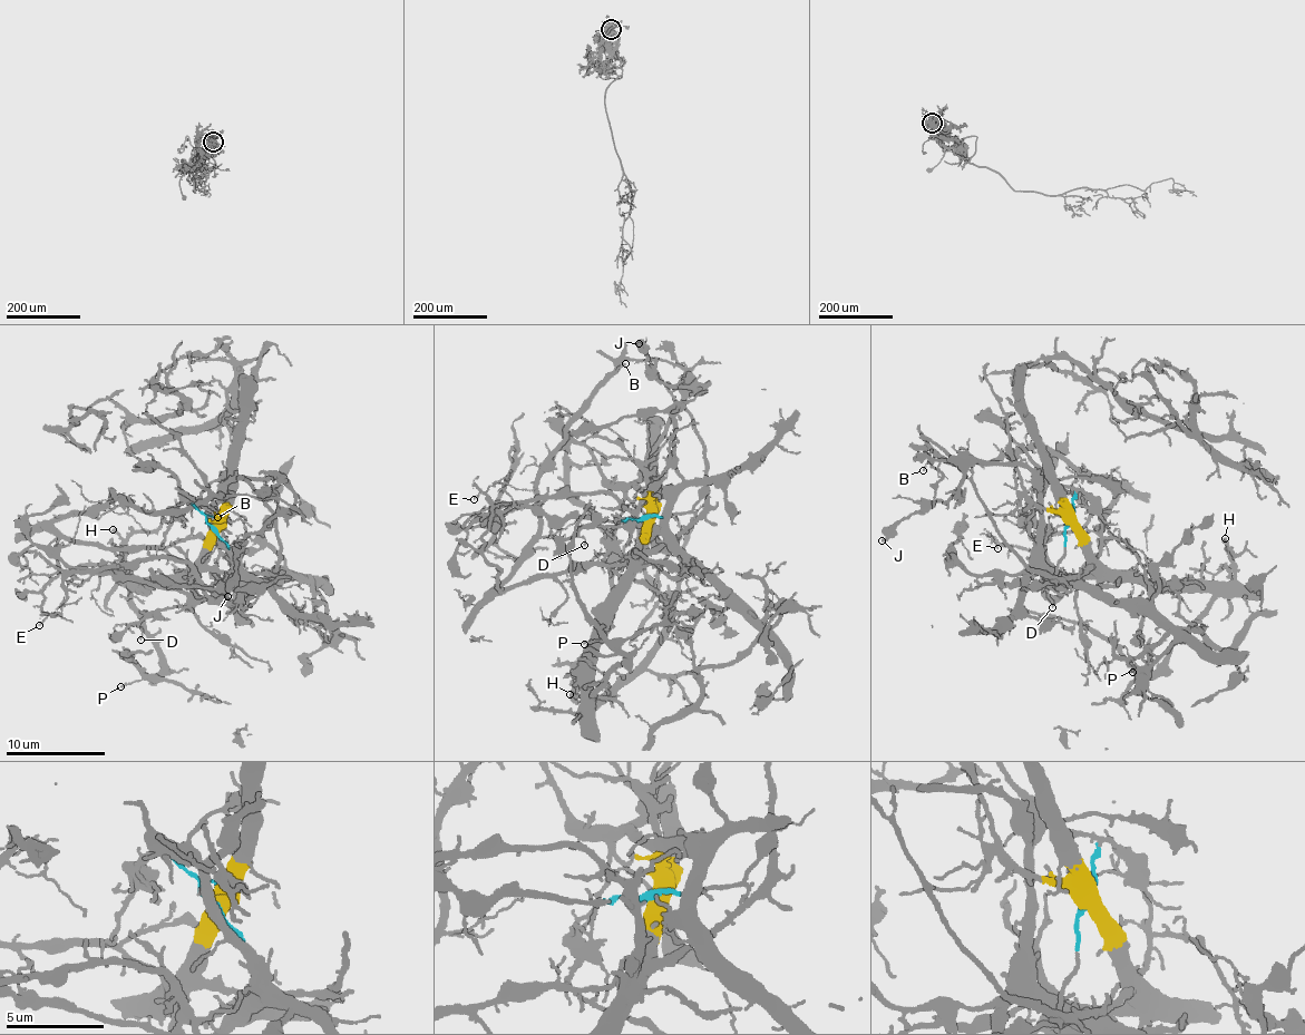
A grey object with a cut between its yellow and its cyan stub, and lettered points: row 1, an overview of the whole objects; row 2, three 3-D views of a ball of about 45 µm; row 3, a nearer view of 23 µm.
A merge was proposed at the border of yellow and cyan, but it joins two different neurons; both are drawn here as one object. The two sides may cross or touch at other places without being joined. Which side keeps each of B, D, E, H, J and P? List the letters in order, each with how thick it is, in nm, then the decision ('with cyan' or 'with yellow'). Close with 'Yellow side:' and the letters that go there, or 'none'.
B: 100 nm | with cyan
D: 120 nm | with cyan
E: 110 nm | with cyan
H: 220 nm | with yellow
J: 280 nm | with cyan
P: 150 nm | with yellow
Yellow side: H, P

